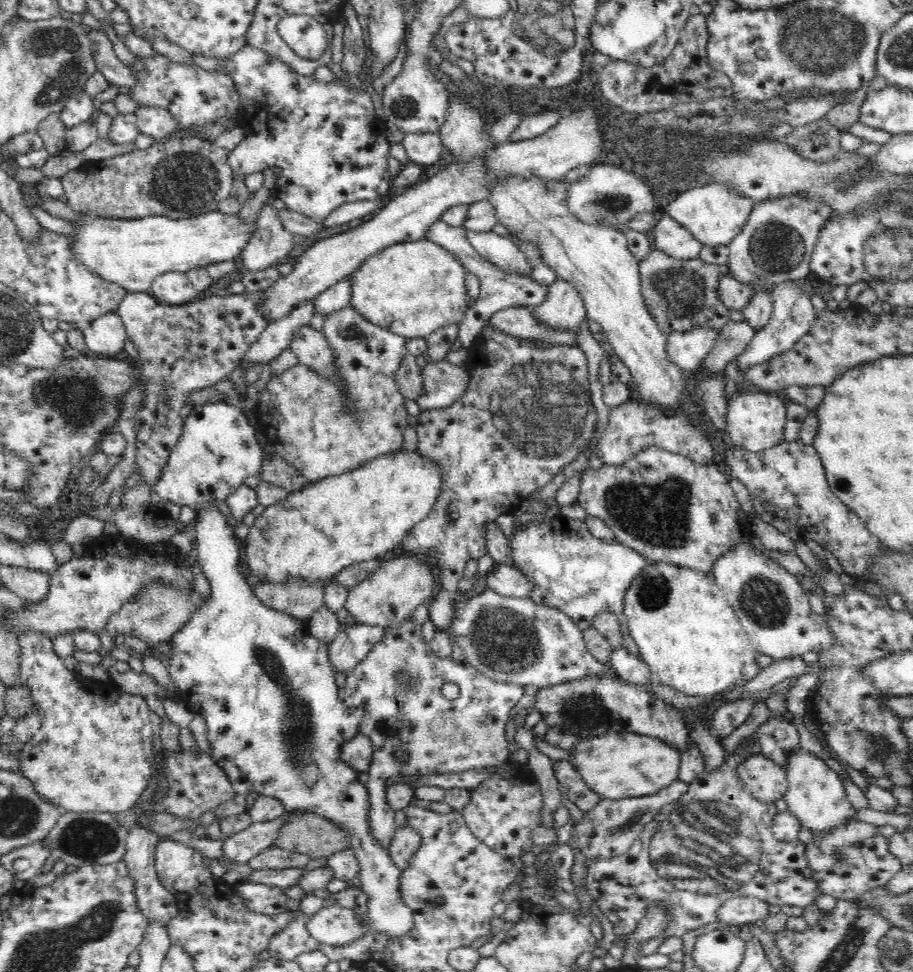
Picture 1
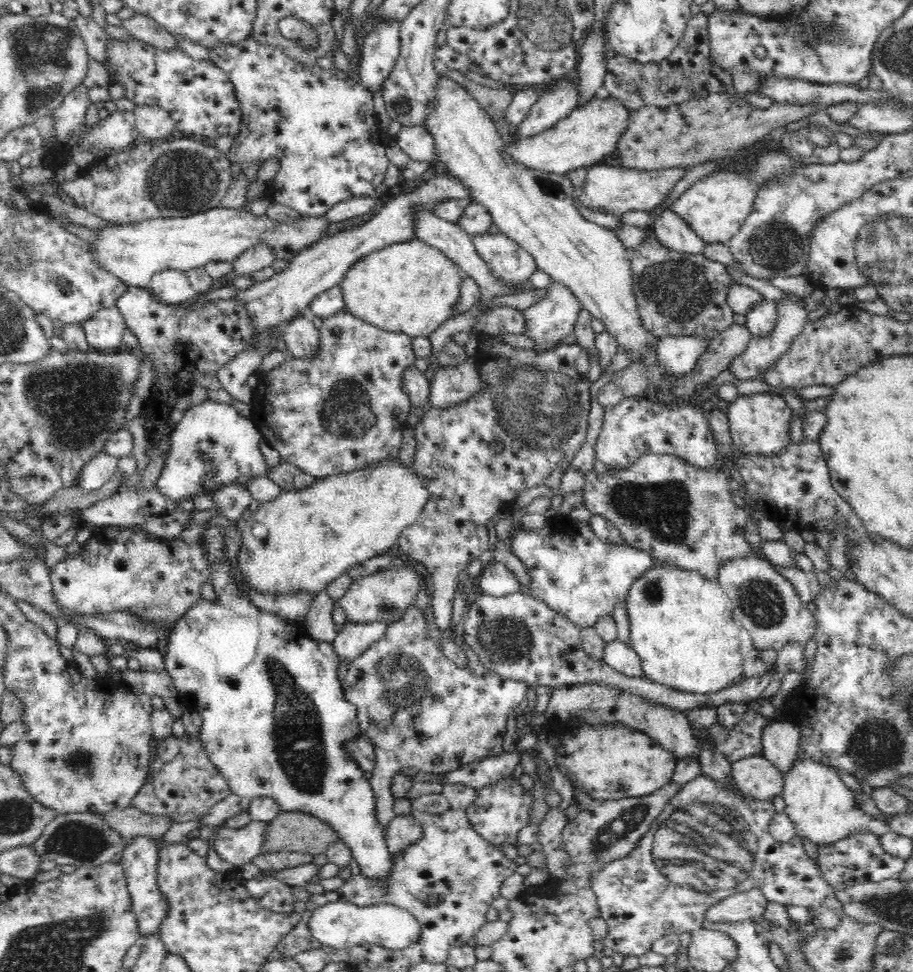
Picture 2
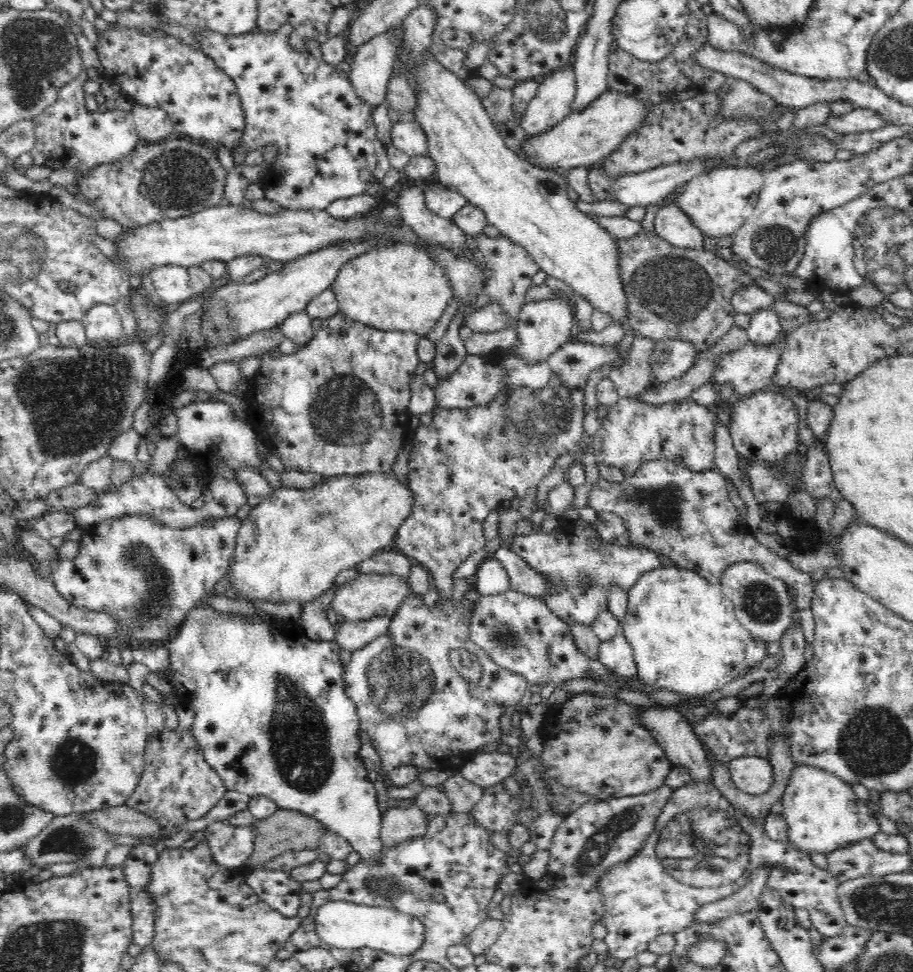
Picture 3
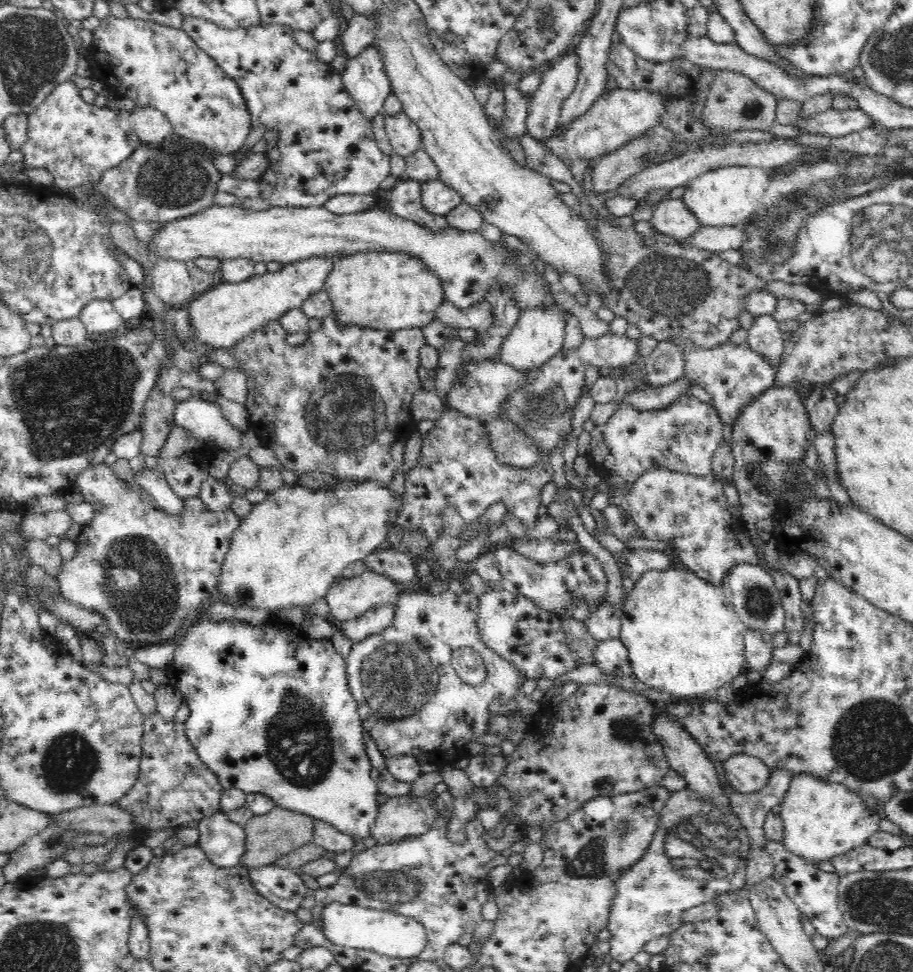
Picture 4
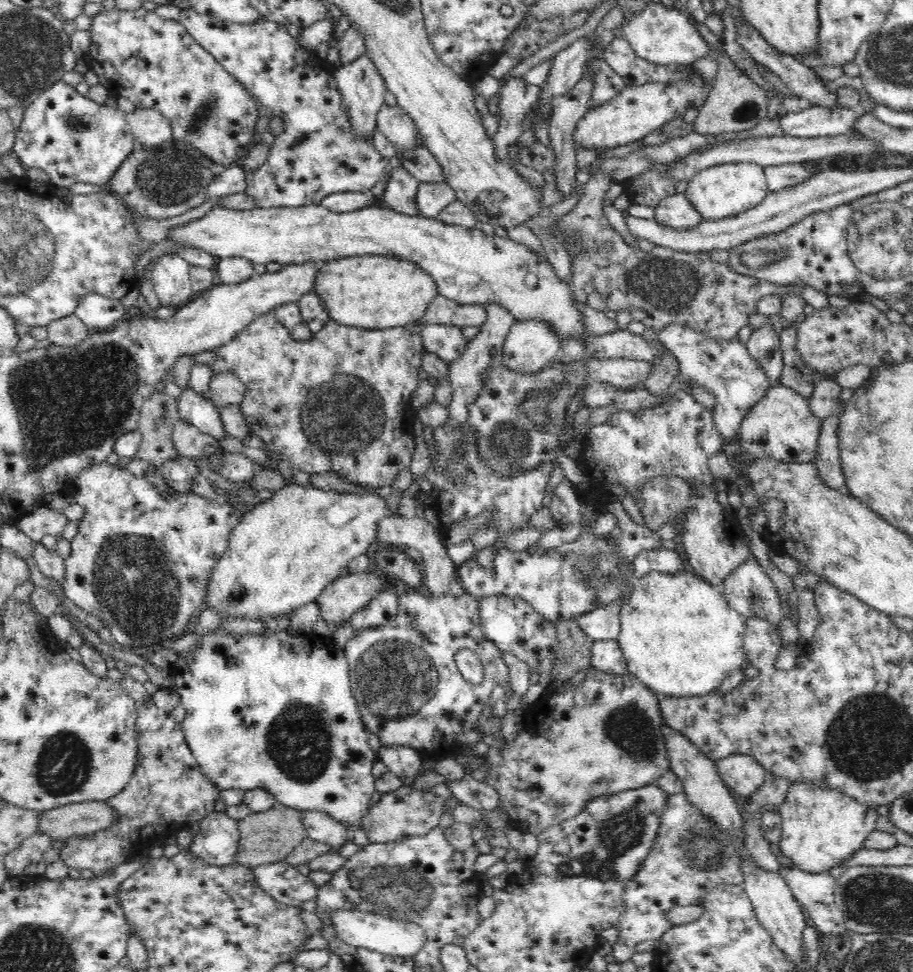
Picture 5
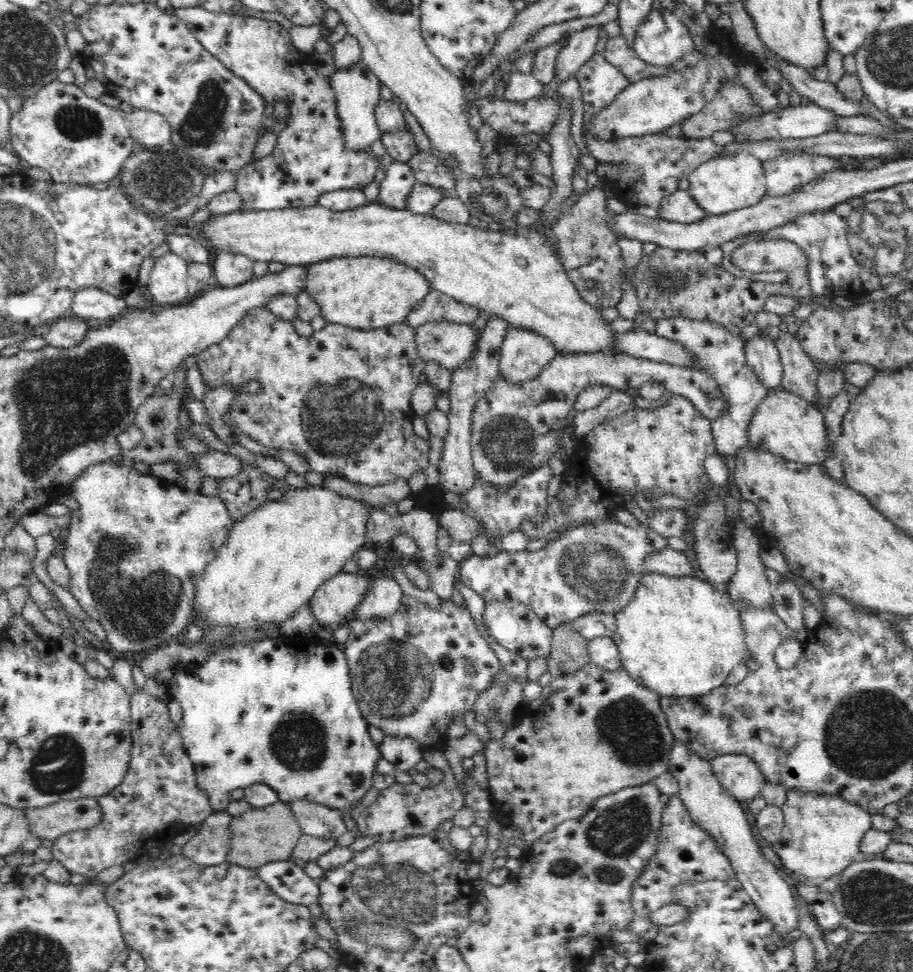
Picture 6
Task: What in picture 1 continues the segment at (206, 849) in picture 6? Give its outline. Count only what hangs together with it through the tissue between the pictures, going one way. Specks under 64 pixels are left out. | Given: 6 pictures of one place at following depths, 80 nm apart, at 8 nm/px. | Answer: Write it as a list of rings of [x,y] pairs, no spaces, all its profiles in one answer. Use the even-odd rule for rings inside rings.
[[[304,811],[285,812],[282,817],[269,821],[253,822],[236,834],[222,837],[223,858],[234,864],[244,864],[271,846],[279,826],[290,816]]]

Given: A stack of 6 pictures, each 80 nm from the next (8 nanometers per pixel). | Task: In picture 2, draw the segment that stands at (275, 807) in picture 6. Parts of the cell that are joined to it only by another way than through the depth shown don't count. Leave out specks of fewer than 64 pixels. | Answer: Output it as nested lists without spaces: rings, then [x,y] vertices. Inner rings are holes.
[[[280,811],[265,826],[260,855],[284,851],[322,854],[336,839],[336,832],[323,820],[300,811]]]

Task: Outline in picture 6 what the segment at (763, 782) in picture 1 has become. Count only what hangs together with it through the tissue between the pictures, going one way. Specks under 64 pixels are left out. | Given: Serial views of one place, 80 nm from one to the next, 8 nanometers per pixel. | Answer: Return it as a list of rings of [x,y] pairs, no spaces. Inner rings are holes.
[[[720,755],[711,758],[712,775],[723,790],[738,800],[752,800],[766,784],[758,766],[746,755]]]

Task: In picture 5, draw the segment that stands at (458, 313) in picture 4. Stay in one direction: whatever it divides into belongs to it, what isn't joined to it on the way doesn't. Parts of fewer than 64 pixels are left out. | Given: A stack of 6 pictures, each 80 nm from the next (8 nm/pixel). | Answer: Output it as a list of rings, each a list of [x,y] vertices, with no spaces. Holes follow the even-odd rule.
[[[437,294],[415,324],[440,323],[458,325],[462,328],[466,326],[480,327],[486,317],[486,309],[481,304],[462,305],[448,297]]]

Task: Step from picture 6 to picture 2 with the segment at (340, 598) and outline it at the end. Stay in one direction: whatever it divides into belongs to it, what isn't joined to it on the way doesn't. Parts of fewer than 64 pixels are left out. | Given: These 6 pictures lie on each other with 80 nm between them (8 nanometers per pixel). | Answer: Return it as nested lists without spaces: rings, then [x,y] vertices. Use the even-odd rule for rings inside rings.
[[[414,563],[400,569],[387,569],[365,577],[356,577],[352,584],[338,599],[338,606],[344,610],[347,621],[351,623],[386,622],[399,620],[402,613],[415,602],[418,592],[424,586],[423,571]]]

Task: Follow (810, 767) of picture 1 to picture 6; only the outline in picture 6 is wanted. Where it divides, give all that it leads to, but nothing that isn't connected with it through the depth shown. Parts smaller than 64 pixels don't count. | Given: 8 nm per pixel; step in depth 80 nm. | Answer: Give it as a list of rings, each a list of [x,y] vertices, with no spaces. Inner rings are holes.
[[[799,792],[788,793],[786,802],[781,806],[785,823],[780,833],[780,836],[773,843],[773,850],[778,854],[782,862],[782,869],[790,870],[794,876],[798,876],[800,879],[814,880],[816,882],[826,882],[829,878],[834,878],[838,874],[842,874],[854,861],[861,857],[859,844],[862,840],[862,836],[867,830],[872,829],[871,814],[866,812],[863,808],[860,808],[856,804],[846,802],[845,800],[839,799],[836,795],[801,795]]]

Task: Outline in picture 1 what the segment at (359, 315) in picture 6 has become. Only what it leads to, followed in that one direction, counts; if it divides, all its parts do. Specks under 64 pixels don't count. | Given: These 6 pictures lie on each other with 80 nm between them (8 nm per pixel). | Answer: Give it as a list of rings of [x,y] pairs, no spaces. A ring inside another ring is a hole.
[[[426,240],[393,244],[380,252],[370,255],[351,274],[350,306],[368,322],[376,324],[406,339],[426,338],[439,327],[458,324],[467,306],[465,270],[448,251]]]

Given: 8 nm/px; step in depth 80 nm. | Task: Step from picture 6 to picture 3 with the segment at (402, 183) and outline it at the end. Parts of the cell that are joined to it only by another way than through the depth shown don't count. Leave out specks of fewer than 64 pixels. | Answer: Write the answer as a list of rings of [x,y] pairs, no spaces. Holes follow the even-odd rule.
[[[406,186],[394,200],[399,218],[420,233],[422,239],[452,247],[456,253],[467,249],[468,235],[451,220],[442,218],[425,205],[424,190],[420,186]]]

